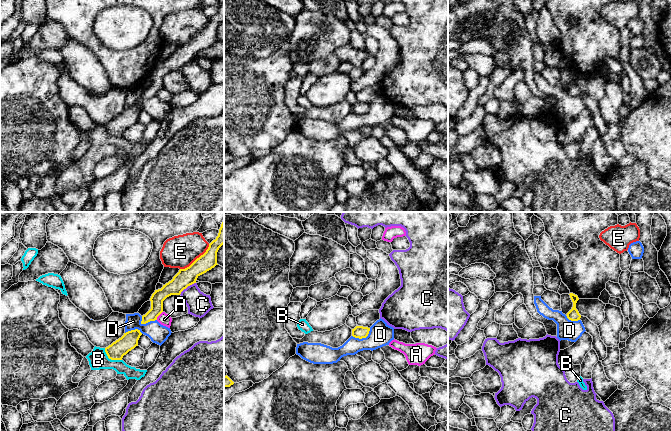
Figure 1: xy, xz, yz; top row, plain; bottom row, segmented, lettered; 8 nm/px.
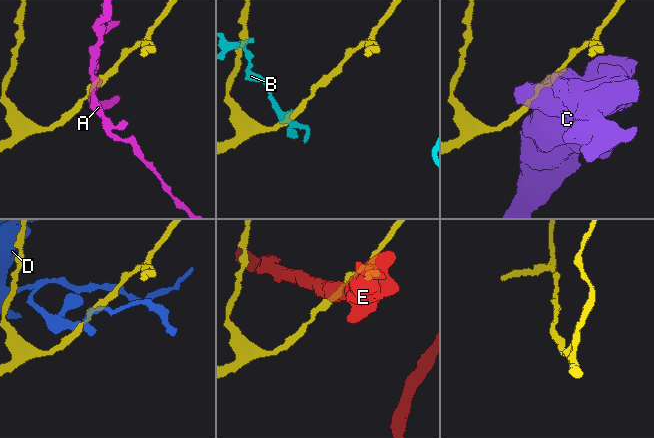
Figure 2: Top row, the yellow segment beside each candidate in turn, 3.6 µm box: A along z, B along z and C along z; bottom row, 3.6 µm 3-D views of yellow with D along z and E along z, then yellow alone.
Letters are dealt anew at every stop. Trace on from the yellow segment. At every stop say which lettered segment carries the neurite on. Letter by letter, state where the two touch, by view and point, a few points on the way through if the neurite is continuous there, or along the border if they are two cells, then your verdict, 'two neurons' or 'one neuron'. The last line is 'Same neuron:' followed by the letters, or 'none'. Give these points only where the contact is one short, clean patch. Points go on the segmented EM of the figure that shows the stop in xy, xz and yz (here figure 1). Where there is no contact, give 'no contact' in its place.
A: meets yellow in xy at (159, 314); border along xy (162, 311), (156, 319); two neurons
B: meets yellow in xy at (110, 358); border along xy (104, 348), (109, 358), (121, 360); two neurons
C: meets yellow in xy at (187, 286); border along xy (195, 282), (188, 285), (179, 294); two neurons
D: meets yellow in xy at (148, 321); border along xy (156, 319), (140, 323); two neurons
E: meets yellow in xy at (197, 258); border along xy (209, 244), (202, 254), (188, 266), (180, 269); two neurons
Same neuron: none

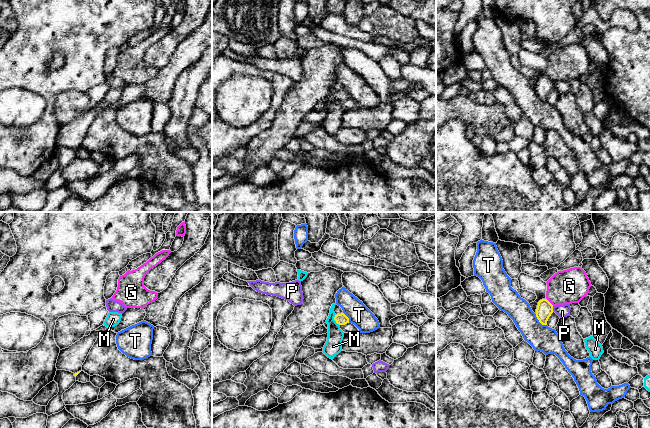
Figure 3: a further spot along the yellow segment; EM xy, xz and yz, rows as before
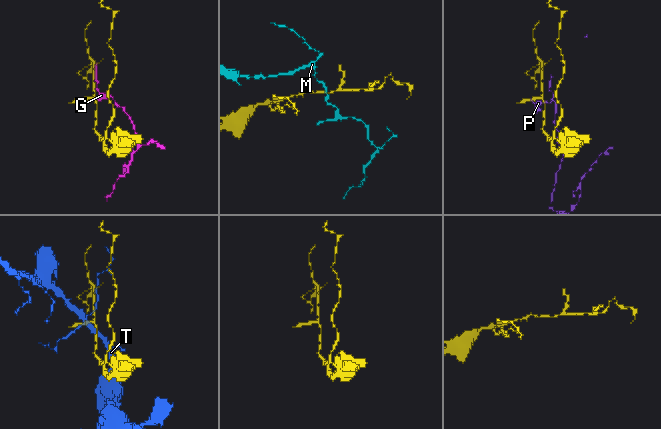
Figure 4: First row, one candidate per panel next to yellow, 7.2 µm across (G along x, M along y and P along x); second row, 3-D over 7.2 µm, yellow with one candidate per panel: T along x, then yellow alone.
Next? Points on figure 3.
G: meets yellow in yz at (549, 302); two neurons
M: meets yellow in xz at (334, 319); border along xz (335, 314), (334, 320), (339, 325); two neurons
P: meets yellow in yz at (552, 308); border along yz (552, 306), (553, 310); two neurons
T: meets yellow in yz at (539, 321); two neurons
Same neuron: none

